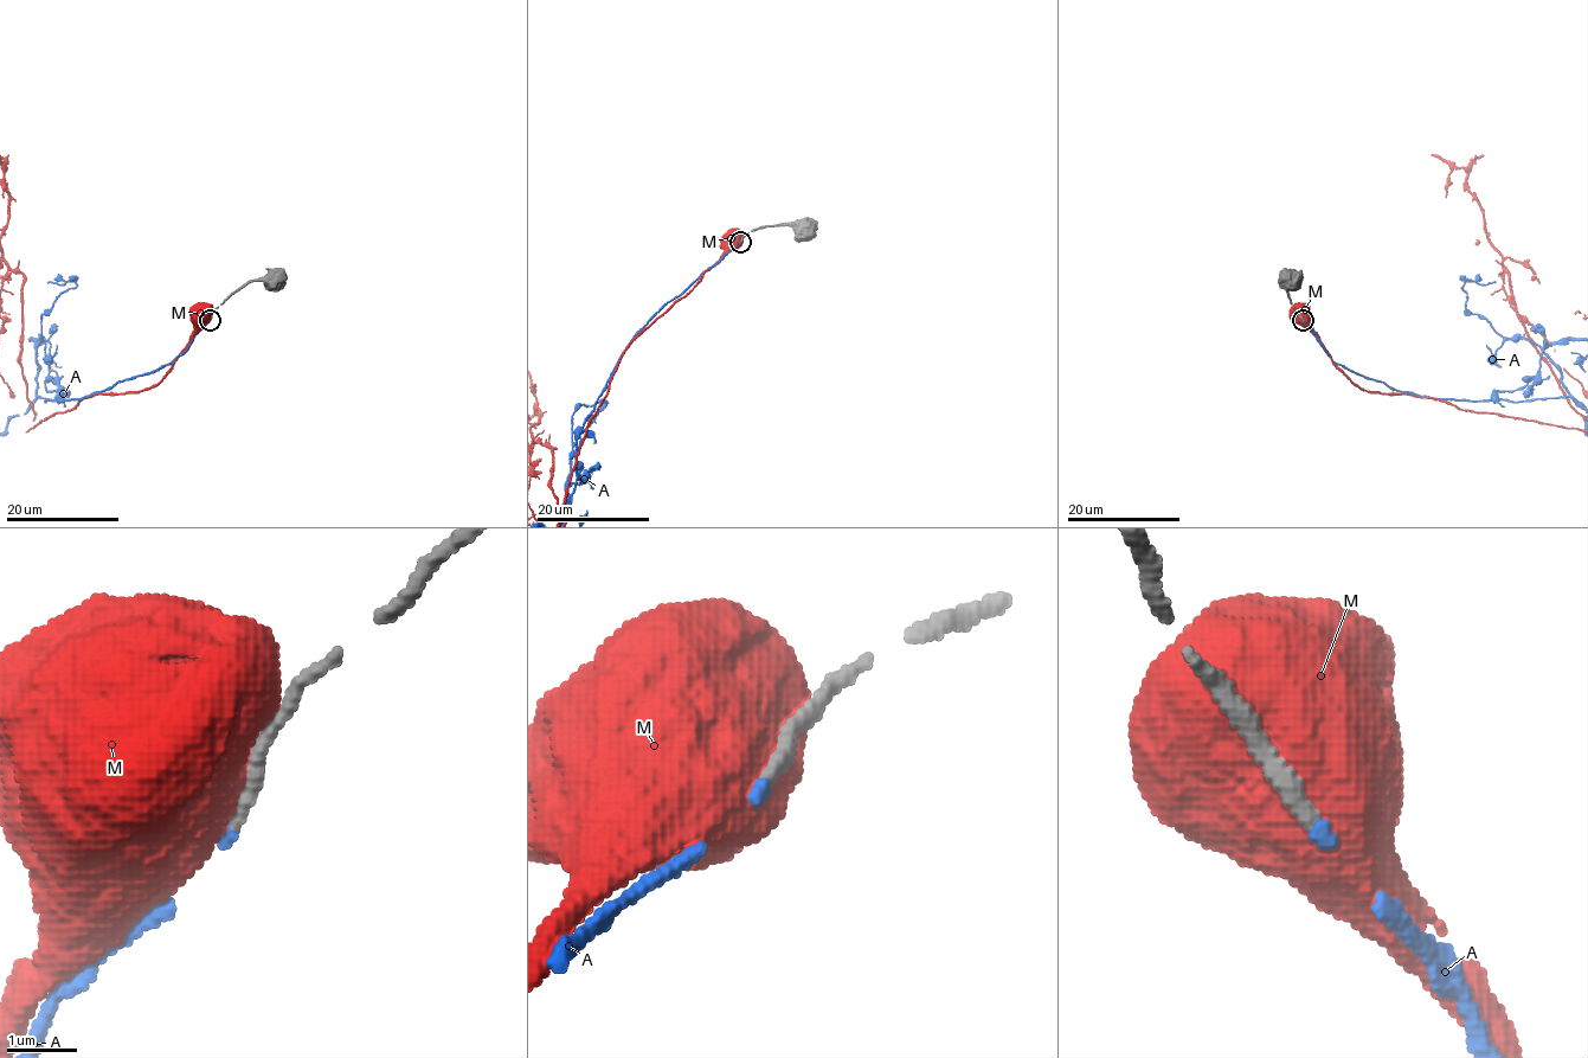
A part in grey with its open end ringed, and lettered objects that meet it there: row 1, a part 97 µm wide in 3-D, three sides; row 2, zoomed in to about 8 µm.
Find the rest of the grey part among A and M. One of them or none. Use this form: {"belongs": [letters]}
{"belongs": ["A"]}

